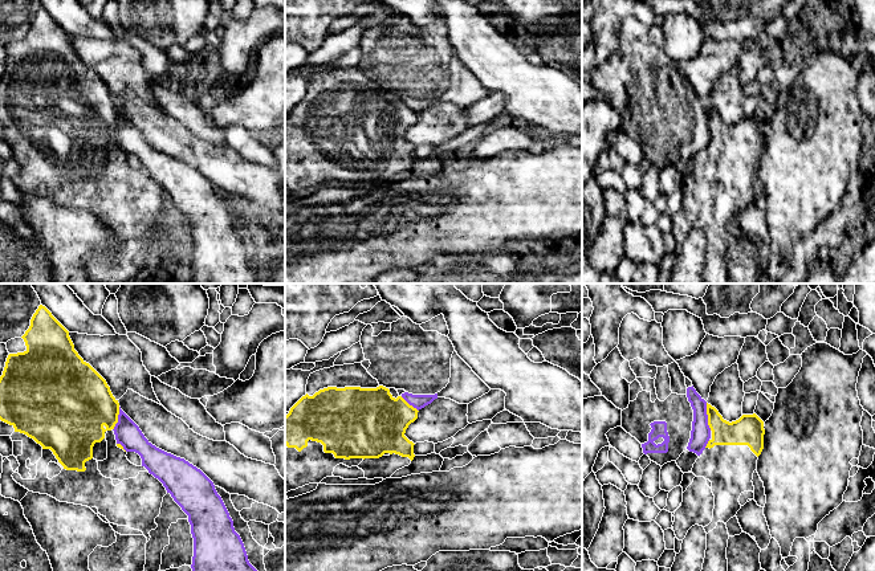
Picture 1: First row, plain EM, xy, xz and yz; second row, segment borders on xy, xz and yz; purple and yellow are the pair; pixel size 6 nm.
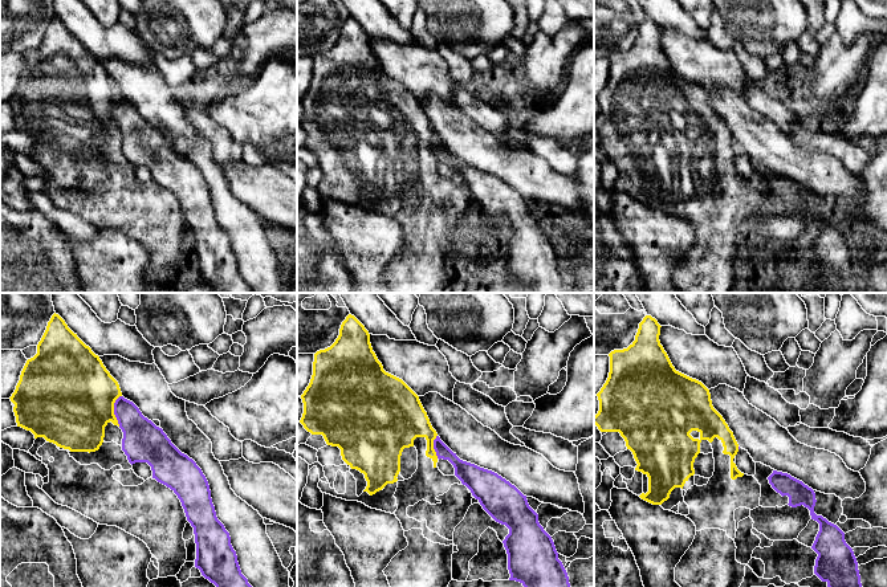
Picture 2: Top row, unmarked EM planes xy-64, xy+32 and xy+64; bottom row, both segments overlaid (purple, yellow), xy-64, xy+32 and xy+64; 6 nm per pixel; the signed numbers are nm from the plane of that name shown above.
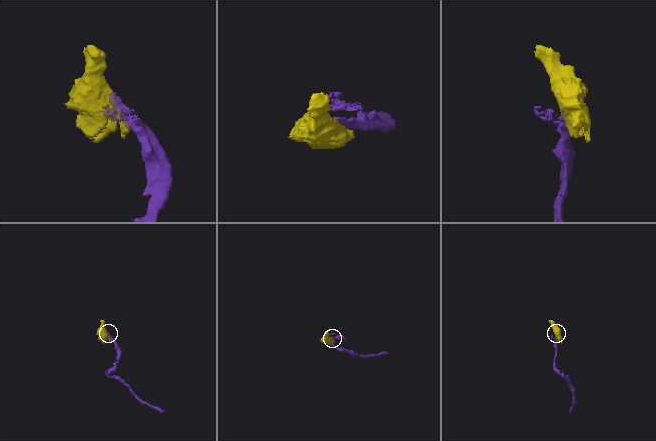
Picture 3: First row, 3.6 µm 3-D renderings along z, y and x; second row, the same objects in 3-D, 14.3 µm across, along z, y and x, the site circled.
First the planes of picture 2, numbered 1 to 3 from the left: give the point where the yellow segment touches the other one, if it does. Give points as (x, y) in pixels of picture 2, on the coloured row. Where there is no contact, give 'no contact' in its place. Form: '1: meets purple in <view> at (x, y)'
1: meets purple in xy-64 at (114, 411)
2: meets purple in xy+32 at (434, 447)
3: no contact

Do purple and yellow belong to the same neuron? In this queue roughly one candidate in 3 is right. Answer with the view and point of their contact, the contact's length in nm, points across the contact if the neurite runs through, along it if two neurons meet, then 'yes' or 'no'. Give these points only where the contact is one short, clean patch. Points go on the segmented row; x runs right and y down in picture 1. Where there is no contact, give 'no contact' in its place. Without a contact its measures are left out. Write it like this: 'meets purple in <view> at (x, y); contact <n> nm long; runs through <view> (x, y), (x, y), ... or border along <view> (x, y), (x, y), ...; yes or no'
meets purple in yz at (707, 416); contact 170 nm long; border along yz (705, 403), (707, 424), (711, 429); no

